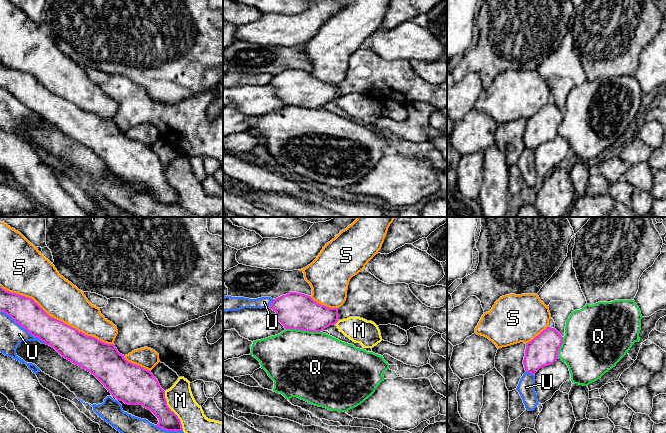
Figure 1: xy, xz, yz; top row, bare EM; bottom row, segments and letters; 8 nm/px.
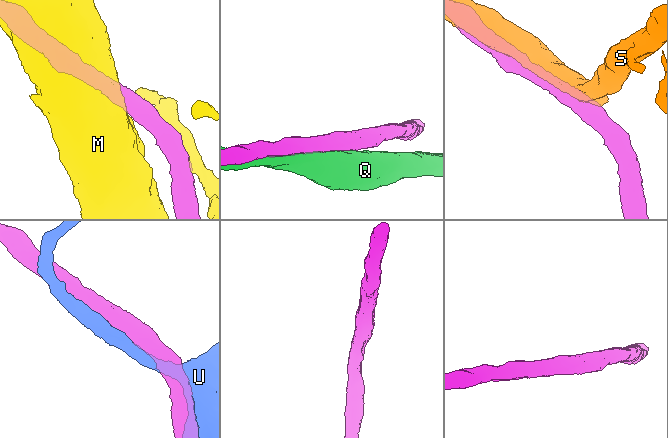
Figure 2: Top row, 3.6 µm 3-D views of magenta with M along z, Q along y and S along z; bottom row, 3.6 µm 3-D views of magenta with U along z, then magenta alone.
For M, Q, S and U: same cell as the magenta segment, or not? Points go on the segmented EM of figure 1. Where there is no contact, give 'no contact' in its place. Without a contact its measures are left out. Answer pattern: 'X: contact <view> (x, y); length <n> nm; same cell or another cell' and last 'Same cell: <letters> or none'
M: contact xy (172, 411); length 360 nm; another cell
Q: contact xz (303, 330); length 280 nm; another cell
S: contact xy (56, 319); length 1050 nm; another cell
U: contact xy (22, 327); length 440 nm; another cell
Same cell: none

